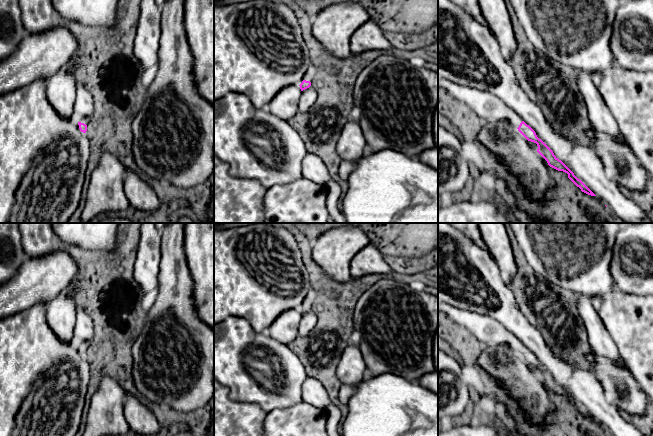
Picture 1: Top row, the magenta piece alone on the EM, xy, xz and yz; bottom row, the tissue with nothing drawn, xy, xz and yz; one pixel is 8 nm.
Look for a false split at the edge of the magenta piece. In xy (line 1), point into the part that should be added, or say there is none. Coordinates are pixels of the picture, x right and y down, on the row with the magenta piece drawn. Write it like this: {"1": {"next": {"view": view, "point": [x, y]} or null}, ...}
{"1": {"next": {"view": "xy", "point": [86, 120]}}}

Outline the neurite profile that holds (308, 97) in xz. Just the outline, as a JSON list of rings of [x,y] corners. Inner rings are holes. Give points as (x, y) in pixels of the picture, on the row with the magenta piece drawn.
[[[310,86],[309,88],[302,91],[301,97],[299,99],[299,109],[298,112],[306,112],[317,100],[316,90]]]

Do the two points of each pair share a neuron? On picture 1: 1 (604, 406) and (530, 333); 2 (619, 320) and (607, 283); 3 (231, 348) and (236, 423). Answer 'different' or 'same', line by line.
1: same
2: different
3: different

